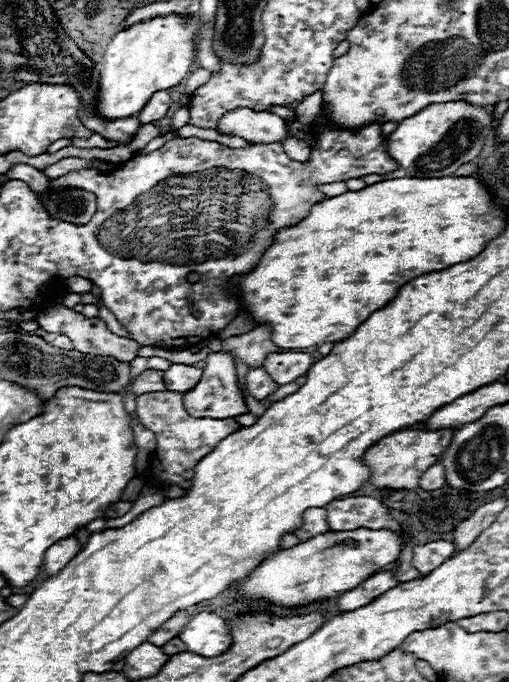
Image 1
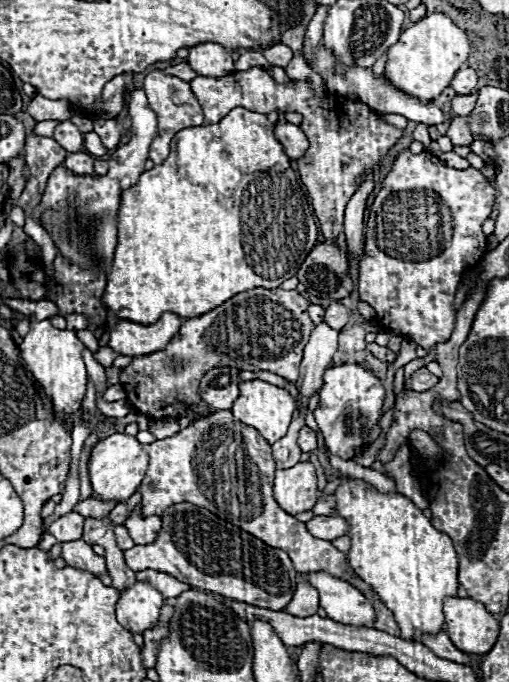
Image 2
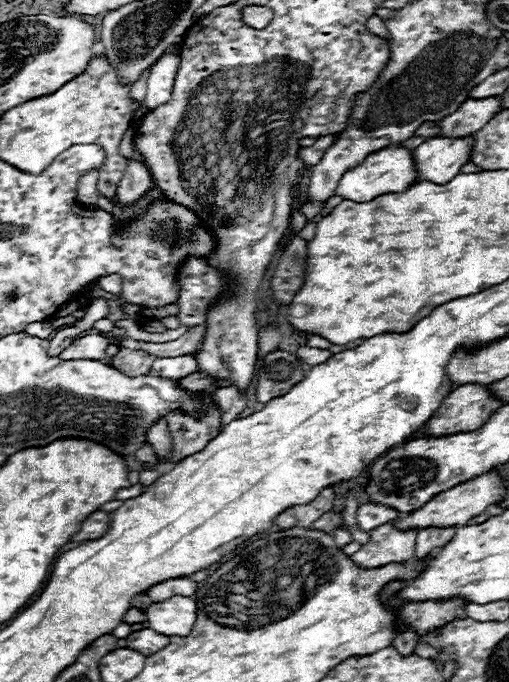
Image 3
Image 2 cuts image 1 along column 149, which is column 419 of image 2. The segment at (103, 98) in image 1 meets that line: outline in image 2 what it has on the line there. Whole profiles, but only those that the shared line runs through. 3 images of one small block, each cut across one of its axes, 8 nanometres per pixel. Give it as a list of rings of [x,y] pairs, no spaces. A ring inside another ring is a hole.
[[[442,12],[426,14],[426,18],[402,30],[400,40],[388,48],[384,78],[404,94],[426,104],[436,100],[442,90],[450,86],[450,80],[454,78],[456,70],[466,62],[470,52],[472,46],[466,32],[460,30],[448,16],[444,16]]]

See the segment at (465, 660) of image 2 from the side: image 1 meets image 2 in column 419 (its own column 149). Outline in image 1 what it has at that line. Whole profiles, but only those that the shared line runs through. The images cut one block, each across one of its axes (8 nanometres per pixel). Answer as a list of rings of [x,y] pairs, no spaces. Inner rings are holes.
[[[178,610],[170,620],[166,620],[166,622],[152,634],[152,638],[148,638],[148,642],[150,642],[150,644],[156,644],[156,646],[164,646],[170,638],[176,638],[176,636],[182,632],[182,628],[188,624],[188,618],[190,618],[190,614],[188,614],[186,610]]]

